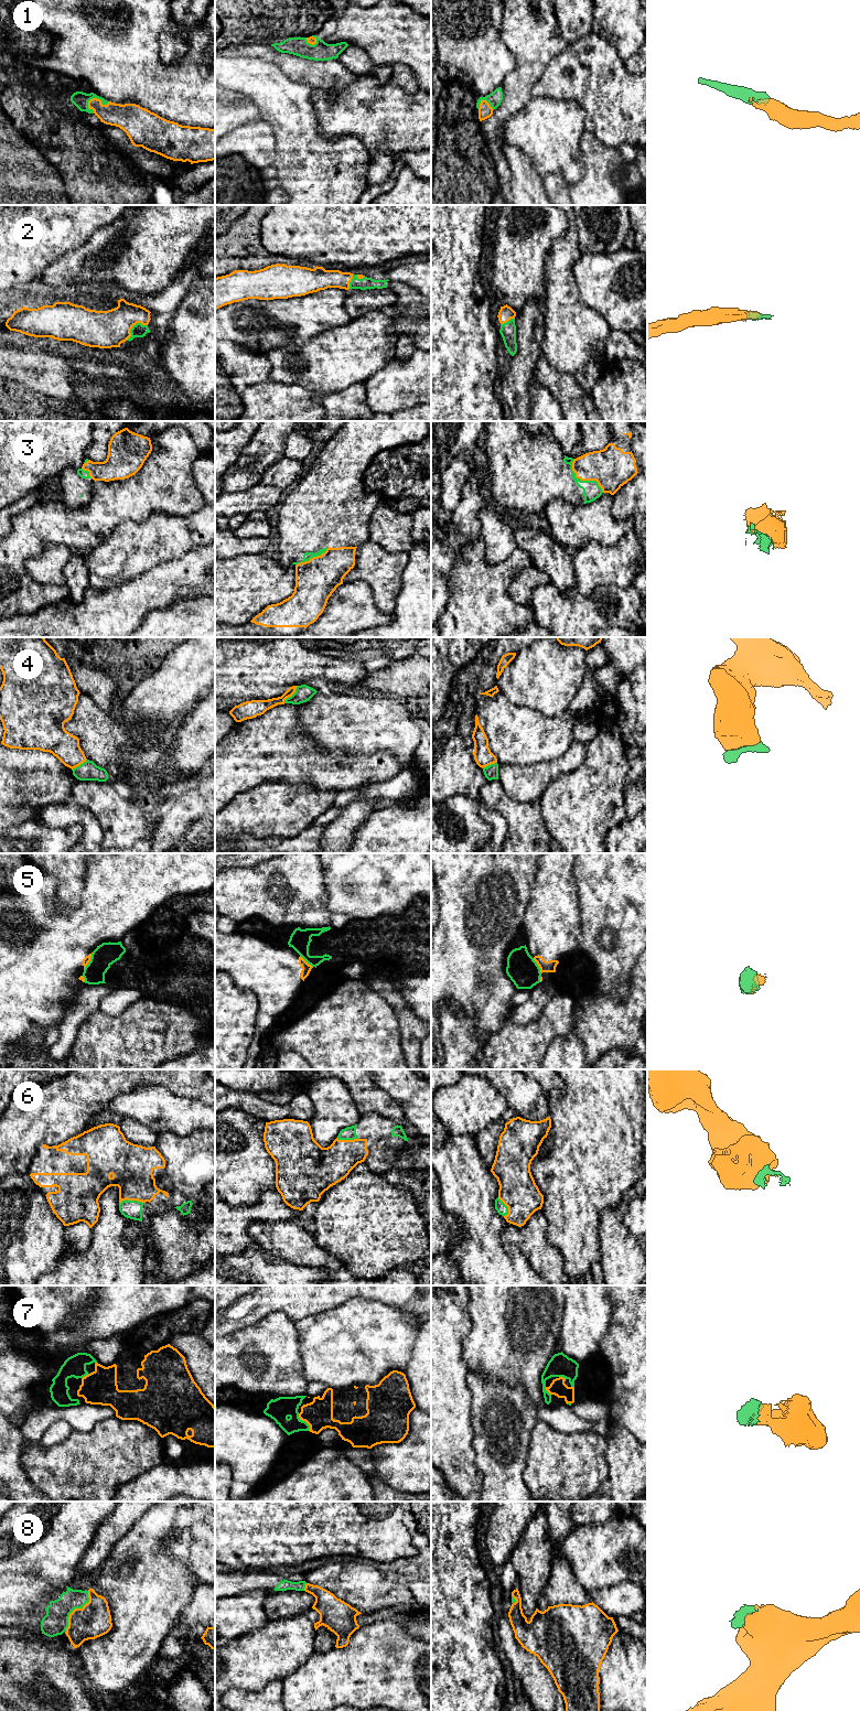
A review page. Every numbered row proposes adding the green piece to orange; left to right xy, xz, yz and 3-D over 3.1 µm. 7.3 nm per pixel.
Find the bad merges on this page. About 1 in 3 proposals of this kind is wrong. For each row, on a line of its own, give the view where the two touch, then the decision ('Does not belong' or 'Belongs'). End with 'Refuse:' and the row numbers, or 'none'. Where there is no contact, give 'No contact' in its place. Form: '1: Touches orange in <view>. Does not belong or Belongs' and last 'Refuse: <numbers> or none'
1: Touches orange in xy. Belongs
2: Touches orange in xy. Belongs
3: Touches orange in yz. Belongs
4: Touches orange in xz. Does not belong
5: Touches orange in xy. Does not belong
6: Touches orange in xy. Belongs
7: Touches orange in xz. Belongs
8: Touches orange in xy. Belongs
Refuse: 4, 5

